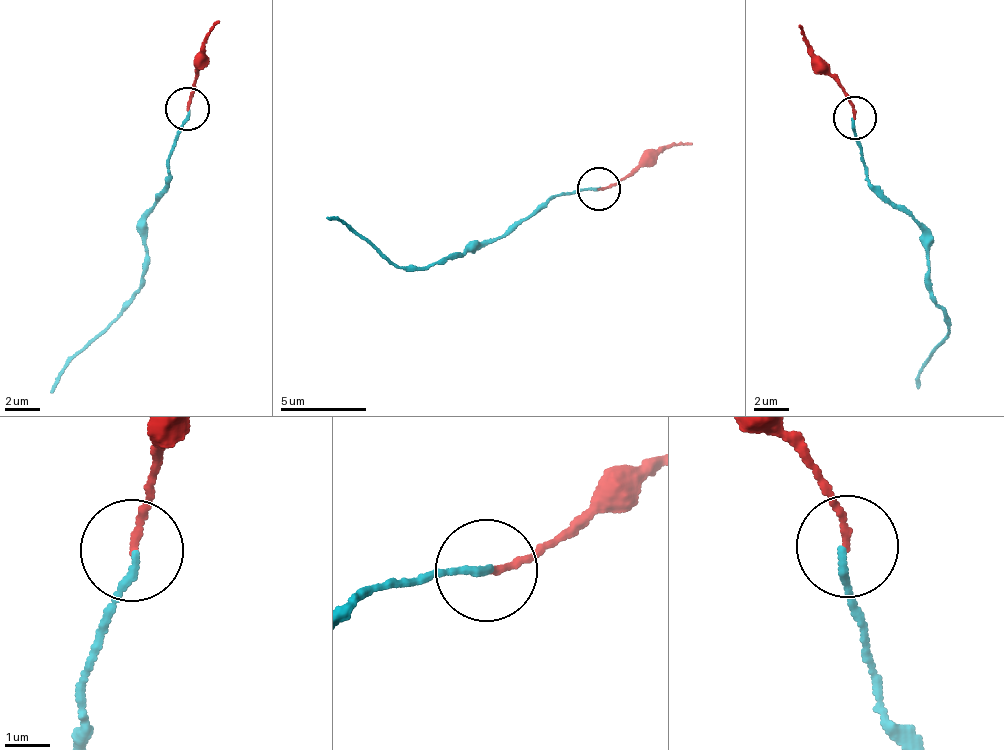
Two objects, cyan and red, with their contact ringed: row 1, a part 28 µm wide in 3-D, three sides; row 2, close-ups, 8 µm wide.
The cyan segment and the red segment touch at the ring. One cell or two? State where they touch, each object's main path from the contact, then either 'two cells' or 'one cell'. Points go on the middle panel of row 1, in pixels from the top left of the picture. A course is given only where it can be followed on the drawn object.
(598, 189) | cyan via (599, 190), (540, 204), (480, 247), (421, 267), (401, 269), (327, 216) | red via (599, 190), (667, 146), (691, 145) | one cell

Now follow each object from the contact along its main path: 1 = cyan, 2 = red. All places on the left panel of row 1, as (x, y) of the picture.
1: (189, 109), (168, 183), (147, 220), (145, 283), (121, 318), (72, 359), (50, 392)
2: (189, 109), (189, 97), (203, 37), (219, 21)

